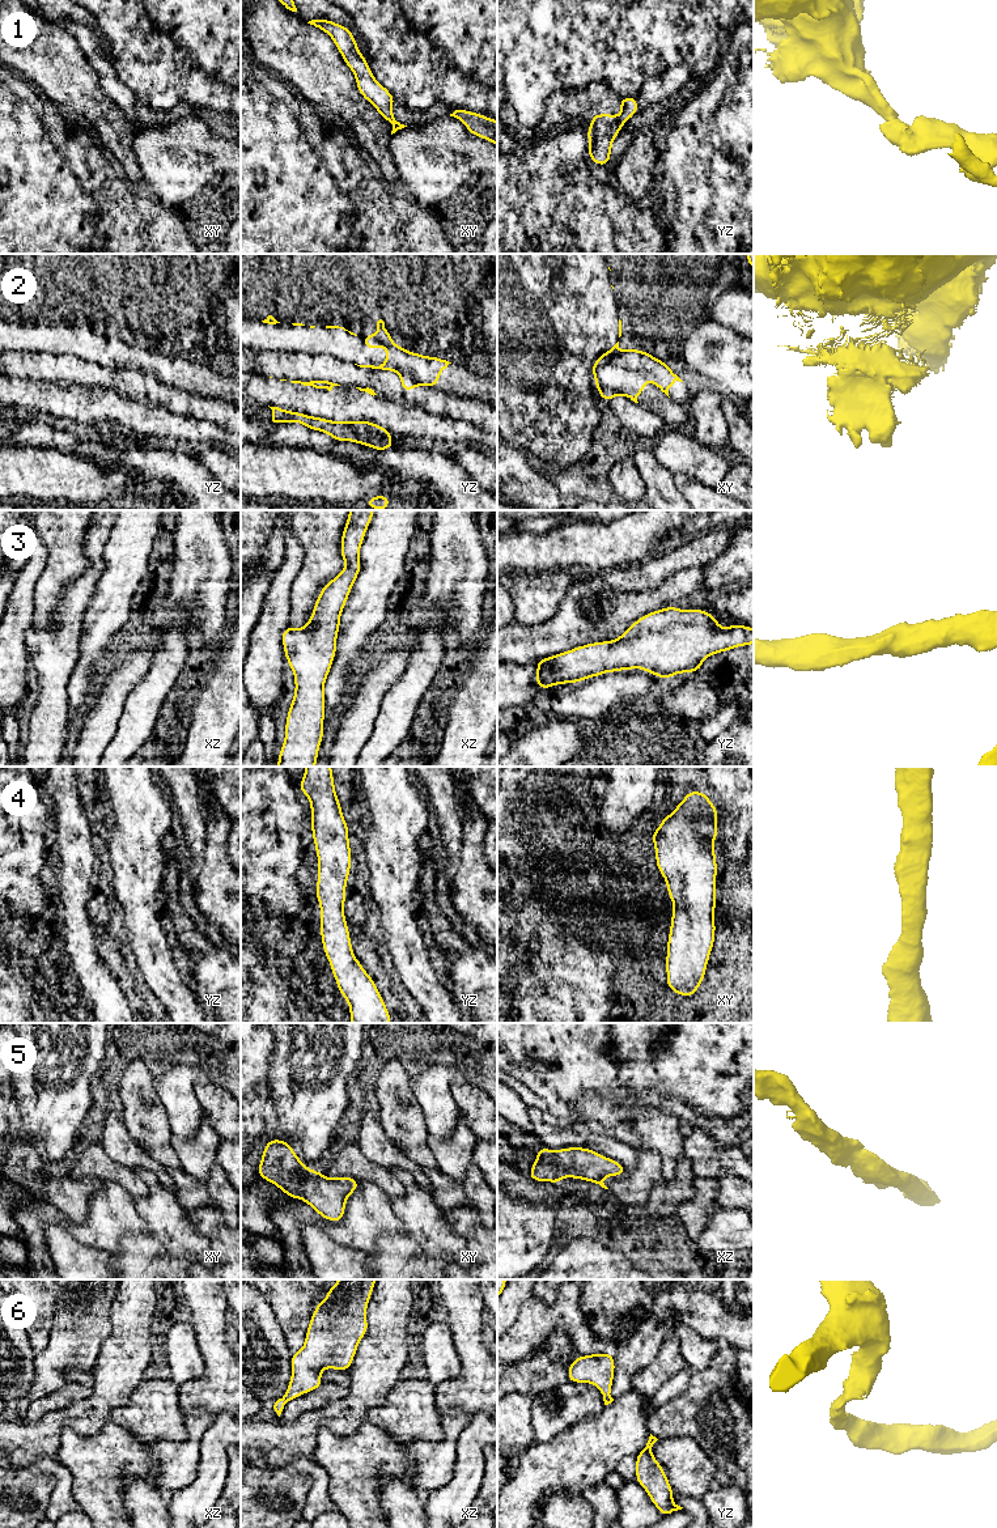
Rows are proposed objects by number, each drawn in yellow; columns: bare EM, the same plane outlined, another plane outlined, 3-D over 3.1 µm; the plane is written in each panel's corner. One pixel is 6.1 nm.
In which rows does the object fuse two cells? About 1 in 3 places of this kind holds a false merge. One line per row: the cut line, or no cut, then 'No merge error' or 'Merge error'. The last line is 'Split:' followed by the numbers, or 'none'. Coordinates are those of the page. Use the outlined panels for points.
1: Split along yz (618, 118), (622, 124). Merge error
2: Split along yz (438, 372), (414, 372), (410, 376). Merge error
3: No split. No merge error
4: No split. No merge error
5: No split. No merge error
6: No split. No merge error
Split: 1, 2

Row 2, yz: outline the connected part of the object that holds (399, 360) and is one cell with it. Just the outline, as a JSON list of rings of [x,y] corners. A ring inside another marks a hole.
[[[382,319],[377,322],[376,336],[370,332],[368,336],[361,336],[361,339],[369,351],[373,351],[376,347],[383,347],[387,351],[387,358],[383,360],[379,366],[355,365],[399,373],[403,392],[408,392],[410,390],[421,386],[420,382],[411,377],[412,373],[441,373],[449,364],[451,364],[441,357],[428,357],[425,355],[408,352],[404,347],[394,344]]]

